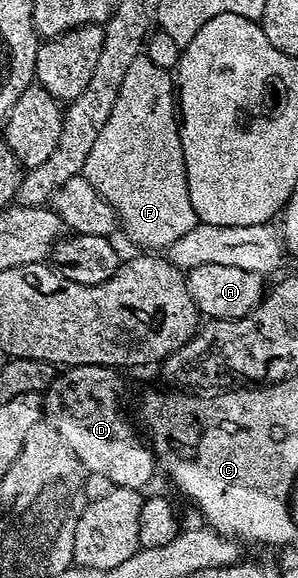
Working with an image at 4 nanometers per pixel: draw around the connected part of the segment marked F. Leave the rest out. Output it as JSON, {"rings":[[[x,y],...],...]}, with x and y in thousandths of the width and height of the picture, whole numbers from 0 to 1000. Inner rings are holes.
{"rings":[[[497,95],[460,99],[426,130],[413,130],[413,147],[399,151],[396,170],[372,185],[372,199],[332,237],[292,266],[279,304],[359,351],[393,367],[403,401],[423,403],[473,434],[554,434],[587,413],[614,413],[628,400],[664,389],[654,358],[641,358],[641,337],[628,330],[628,296],[614,282],[614,254],[601,221],[601,182],[587,173],[587,133],[570,121],[520,116]]]}

